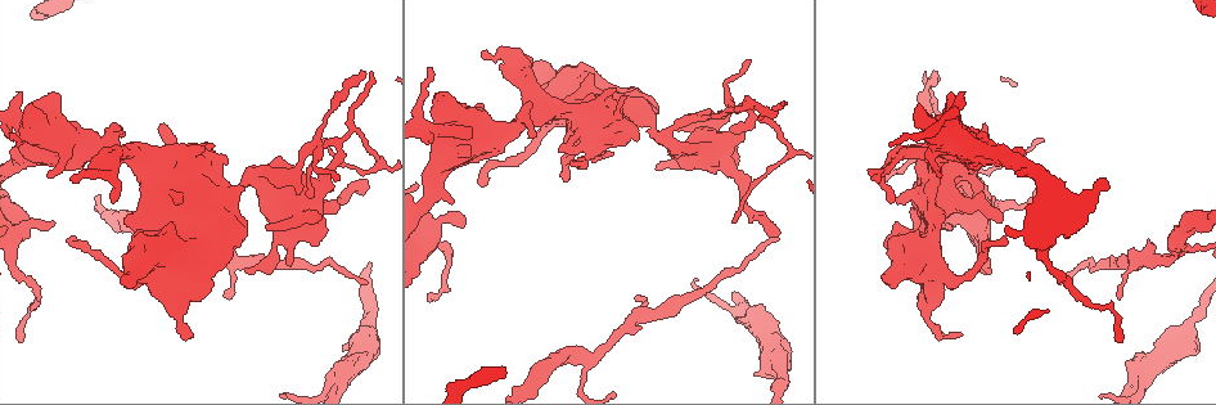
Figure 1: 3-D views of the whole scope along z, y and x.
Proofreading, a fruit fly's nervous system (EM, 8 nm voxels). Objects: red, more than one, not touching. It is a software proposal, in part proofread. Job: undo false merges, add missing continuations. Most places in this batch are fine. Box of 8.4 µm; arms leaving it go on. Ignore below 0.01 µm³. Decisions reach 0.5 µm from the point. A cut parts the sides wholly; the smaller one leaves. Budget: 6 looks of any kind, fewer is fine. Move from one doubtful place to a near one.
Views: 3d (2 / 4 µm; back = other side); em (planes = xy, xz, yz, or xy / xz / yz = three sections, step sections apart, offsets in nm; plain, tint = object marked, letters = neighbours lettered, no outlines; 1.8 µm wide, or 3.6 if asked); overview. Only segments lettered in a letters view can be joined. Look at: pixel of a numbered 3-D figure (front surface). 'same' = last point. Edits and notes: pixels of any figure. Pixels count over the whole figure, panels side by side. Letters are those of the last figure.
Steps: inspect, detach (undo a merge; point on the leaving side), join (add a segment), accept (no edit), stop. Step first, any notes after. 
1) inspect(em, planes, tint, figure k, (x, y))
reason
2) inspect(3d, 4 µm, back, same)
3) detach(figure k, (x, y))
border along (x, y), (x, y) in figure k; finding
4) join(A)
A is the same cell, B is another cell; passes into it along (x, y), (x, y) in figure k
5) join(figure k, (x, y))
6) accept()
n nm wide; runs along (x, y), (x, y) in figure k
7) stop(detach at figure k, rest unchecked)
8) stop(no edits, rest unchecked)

inspect(em, planes, letters, figure 1, (615, 92))
thick end

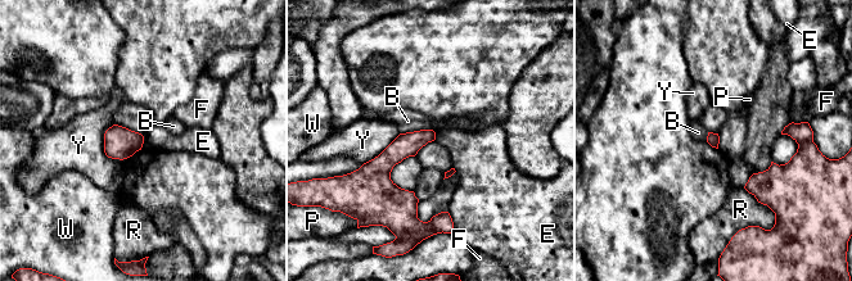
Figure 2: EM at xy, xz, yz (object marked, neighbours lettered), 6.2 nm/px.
accept()
B, E, F, P, R, W and Y are other cells; runs along (429, 132), (384, 166), (411, 216) in figure 2; none of them fits

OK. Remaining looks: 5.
inspect(em, xy, step 4, tint, figure 1, (338, 148))
four-way junction

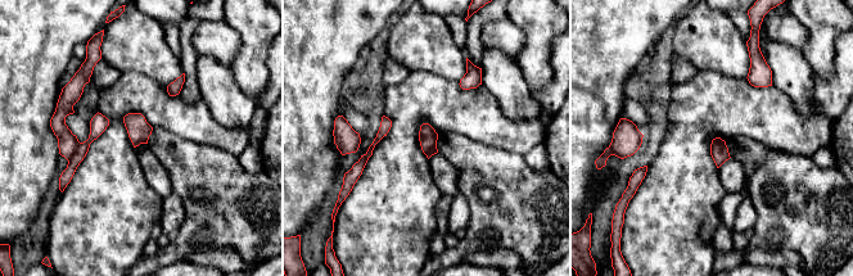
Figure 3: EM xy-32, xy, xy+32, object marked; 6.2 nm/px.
inspect(em, planes, letters, same)

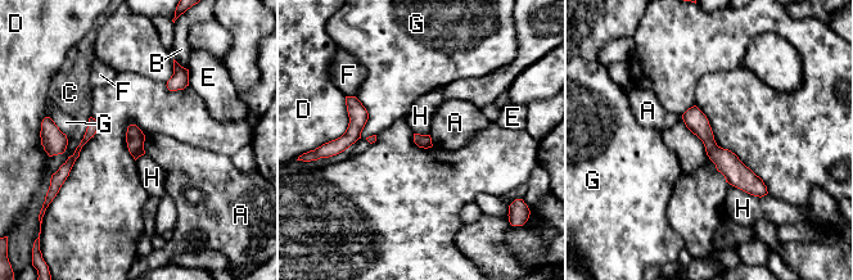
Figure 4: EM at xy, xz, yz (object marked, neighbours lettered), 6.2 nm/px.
accept()
80 nm wide; A, B, C, D, E, F, G and H are other cells; one neuron here

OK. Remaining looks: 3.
inspect(3d, 2 µm, figure 1, (778, 238))

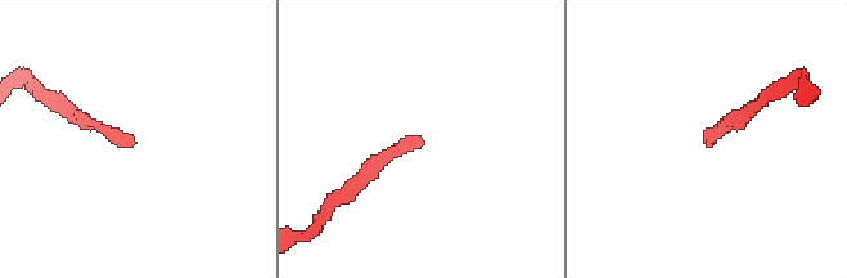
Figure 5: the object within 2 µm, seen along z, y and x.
inspect(em, planes, plain, figure 5, (133, 145))

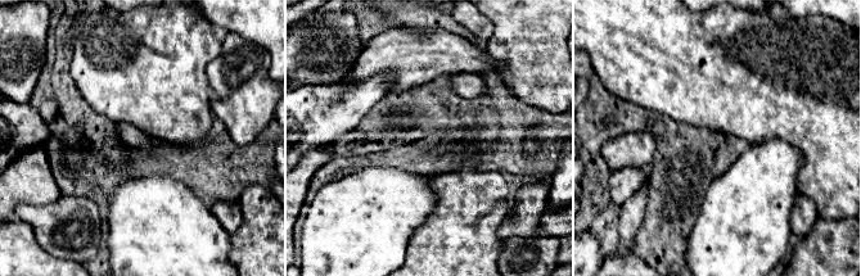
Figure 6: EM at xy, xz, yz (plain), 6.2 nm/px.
inspect(em, planes, letters, same)

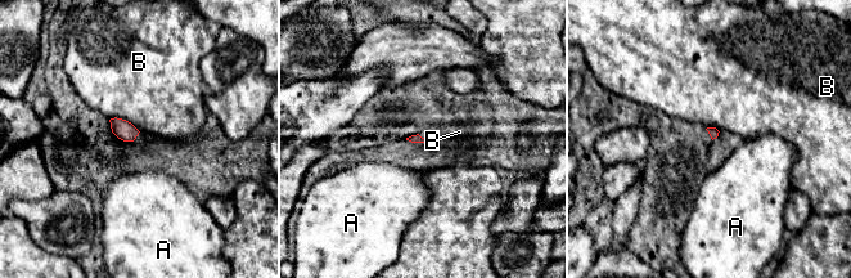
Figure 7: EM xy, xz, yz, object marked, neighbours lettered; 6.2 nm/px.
accept()
A and B are other cells; border along (111, 117), (125, 119), (140, 131) in figure 7; no lettered segment goes on from it

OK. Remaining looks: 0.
stop(no edits, rest unchecked)

